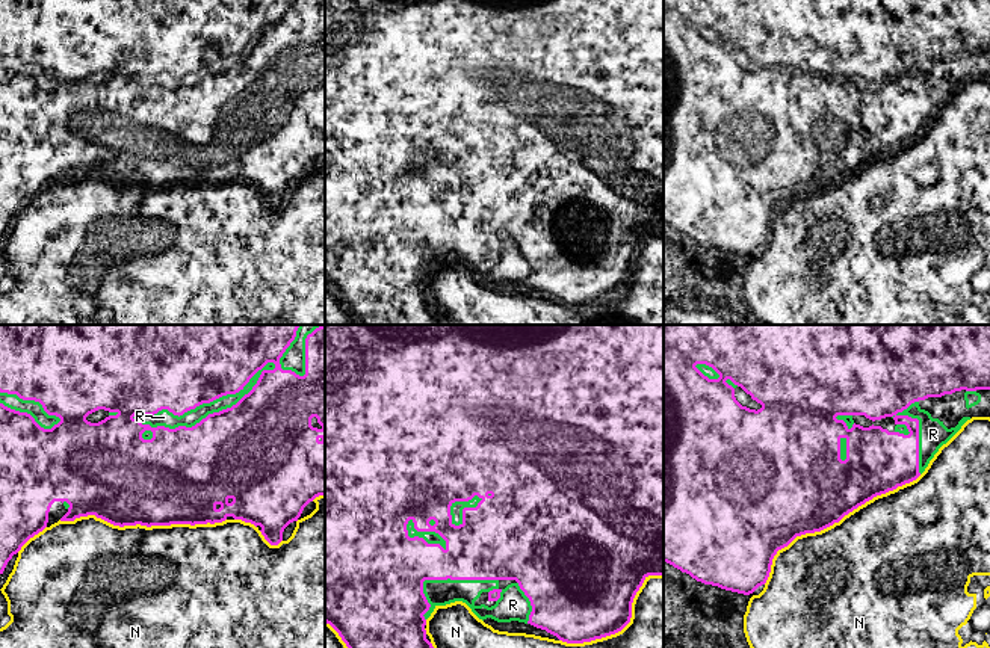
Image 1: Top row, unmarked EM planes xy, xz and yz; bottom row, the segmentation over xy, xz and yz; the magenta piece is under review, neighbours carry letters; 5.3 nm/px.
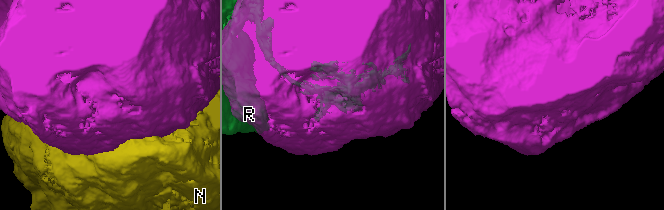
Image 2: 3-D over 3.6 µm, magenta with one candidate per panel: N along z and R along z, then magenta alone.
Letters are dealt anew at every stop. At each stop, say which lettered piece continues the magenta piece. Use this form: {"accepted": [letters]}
{"accepted": []}

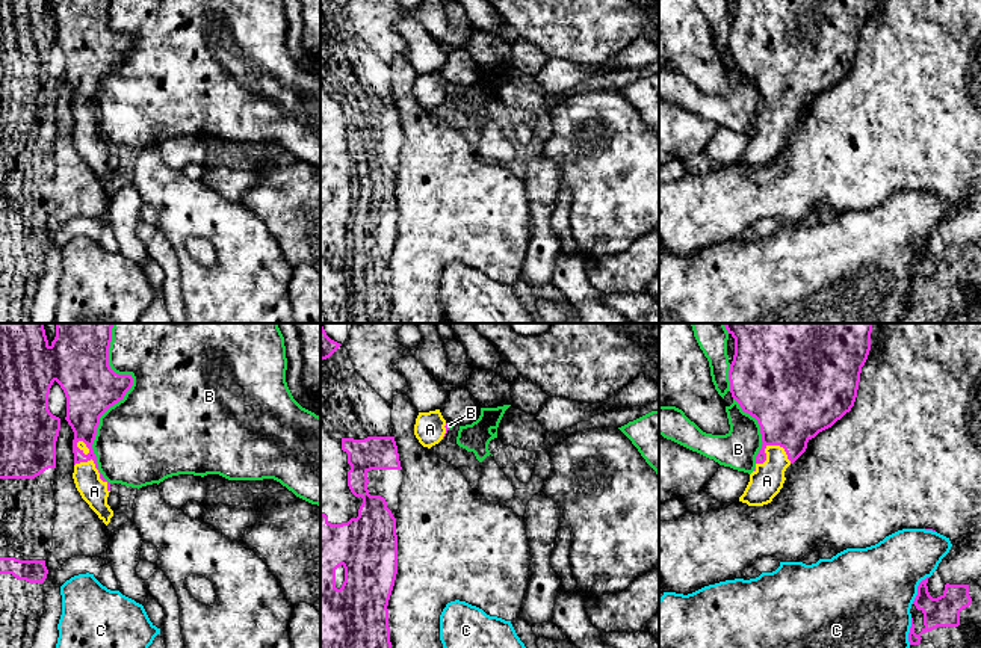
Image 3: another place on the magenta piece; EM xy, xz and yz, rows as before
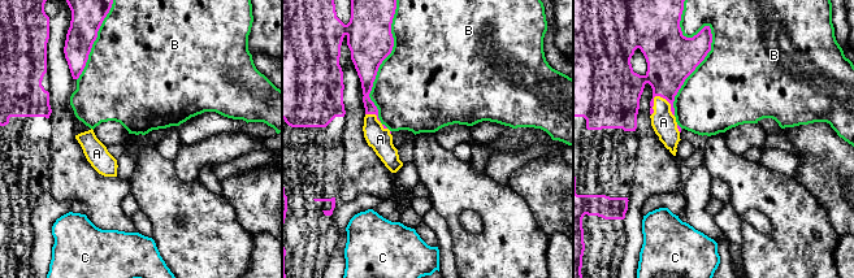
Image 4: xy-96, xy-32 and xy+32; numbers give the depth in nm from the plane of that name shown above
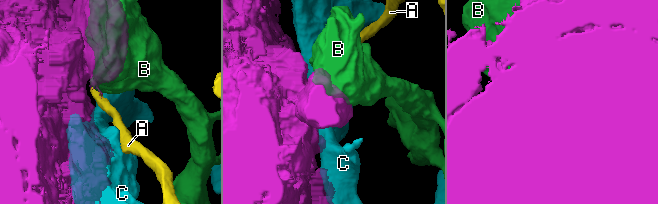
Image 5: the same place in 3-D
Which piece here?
{"accepted": []}

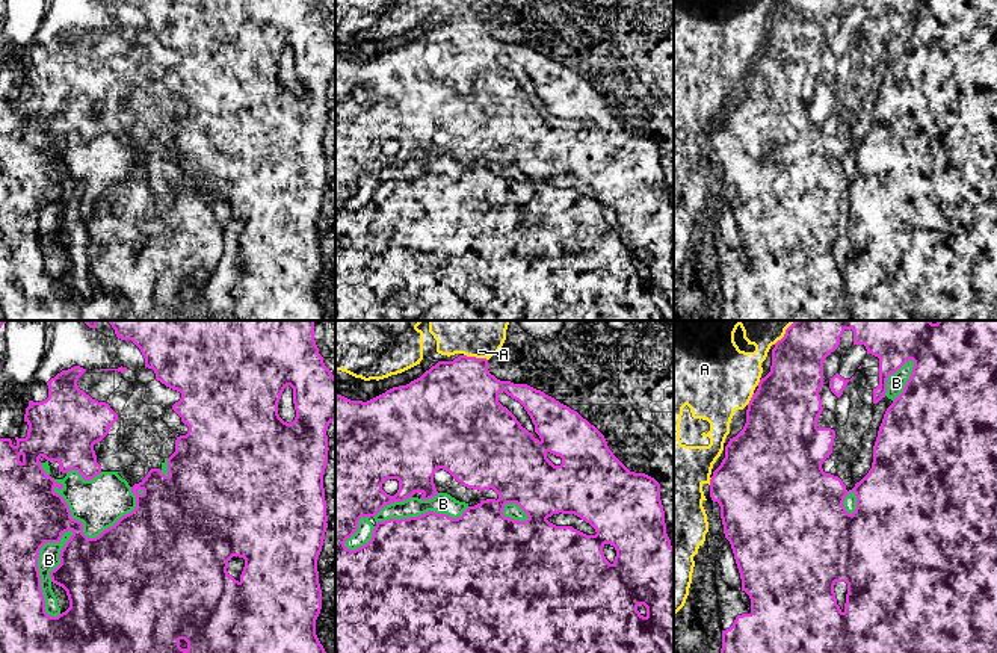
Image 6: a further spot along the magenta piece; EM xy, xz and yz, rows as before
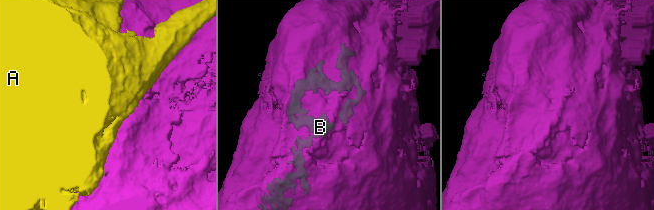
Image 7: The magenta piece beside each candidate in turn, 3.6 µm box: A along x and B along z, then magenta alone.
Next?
{"accepted": ["B"]}

